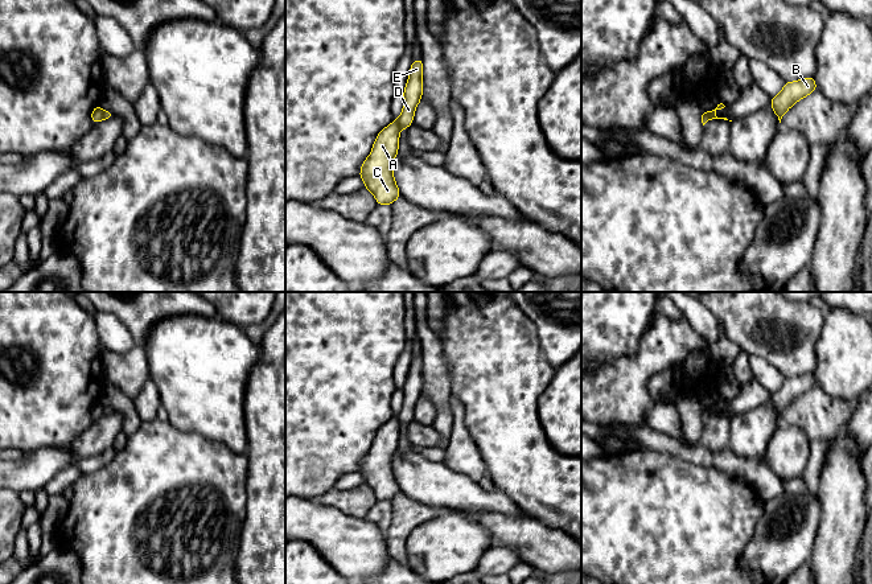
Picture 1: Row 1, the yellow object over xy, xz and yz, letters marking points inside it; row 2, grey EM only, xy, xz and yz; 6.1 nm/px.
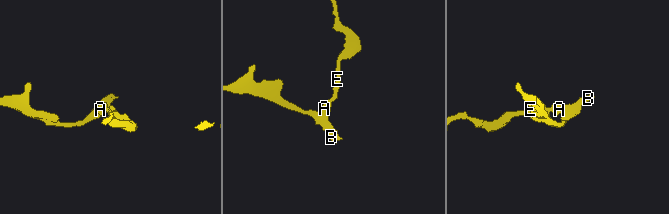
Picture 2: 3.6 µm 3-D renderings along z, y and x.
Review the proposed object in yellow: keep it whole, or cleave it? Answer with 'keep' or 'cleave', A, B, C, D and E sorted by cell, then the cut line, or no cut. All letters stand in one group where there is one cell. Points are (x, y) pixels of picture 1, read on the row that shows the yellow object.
cleave | A B C / D E | xz (395, 120), (400, 127)

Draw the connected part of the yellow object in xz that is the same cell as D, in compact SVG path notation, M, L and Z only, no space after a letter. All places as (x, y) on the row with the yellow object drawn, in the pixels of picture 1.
M421 57L411 63L411 70L404 95L404 107L402 115L396 119L402 129L406 129L412 124L415 108L421 100L423 94L423 59Z

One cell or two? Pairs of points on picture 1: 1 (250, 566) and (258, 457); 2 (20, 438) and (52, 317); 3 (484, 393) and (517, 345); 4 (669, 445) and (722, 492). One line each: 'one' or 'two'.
1: one
2: one
3: one
4: two

